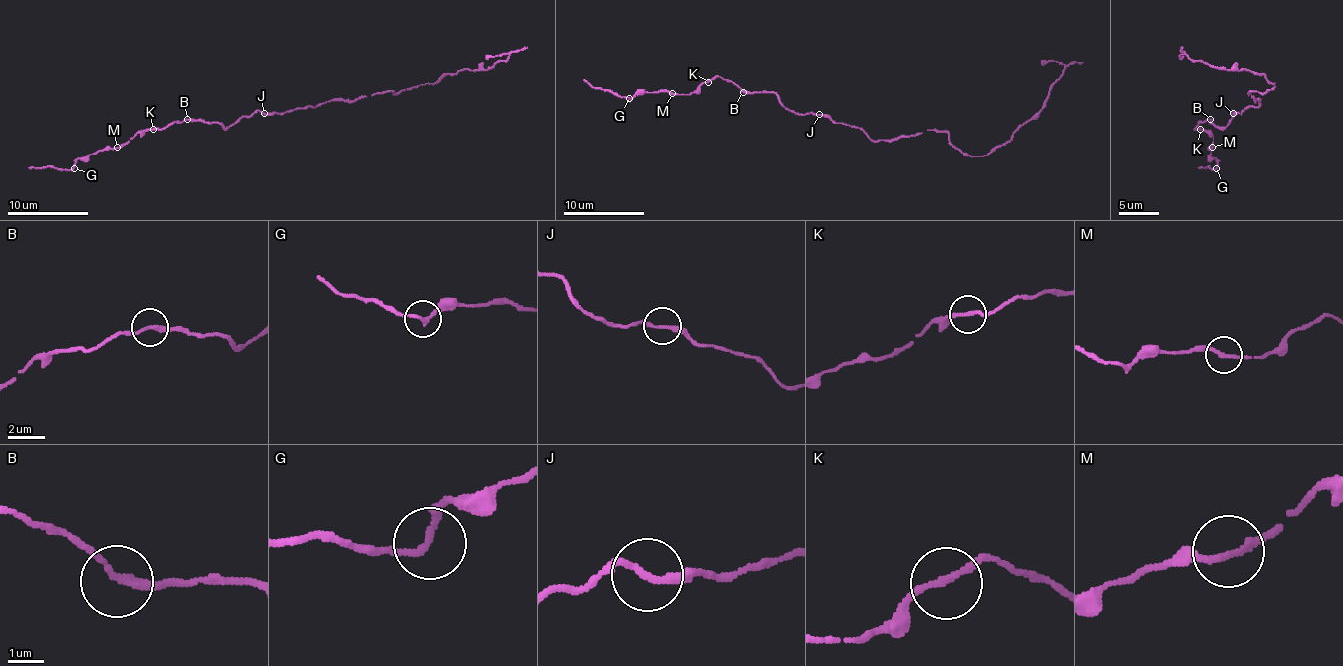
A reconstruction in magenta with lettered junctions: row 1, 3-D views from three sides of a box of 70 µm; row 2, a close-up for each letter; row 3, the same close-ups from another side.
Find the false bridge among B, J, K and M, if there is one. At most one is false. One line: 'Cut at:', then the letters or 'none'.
Cut at: none

